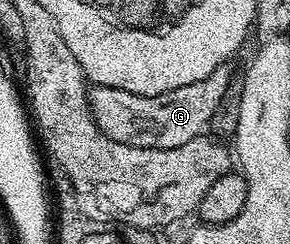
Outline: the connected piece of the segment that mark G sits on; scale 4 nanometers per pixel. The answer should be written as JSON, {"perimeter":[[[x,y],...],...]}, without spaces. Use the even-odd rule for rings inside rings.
{"perimeter":[[[232,61],[224,62],[211,76],[203,76],[203,80],[195,80],[195,84],[183,84],[158,94],[136,94],[123,92],[123,88],[90,85],[89,111],[97,127],[111,136],[111,140],[119,140],[119,144],[160,150],[179,148],[179,144],[187,144],[187,140],[202,137],[209,130],[209,121],[215,116],[215,108],[219,108],[219,100],[229,93],[234,81],[233,65]]]}

